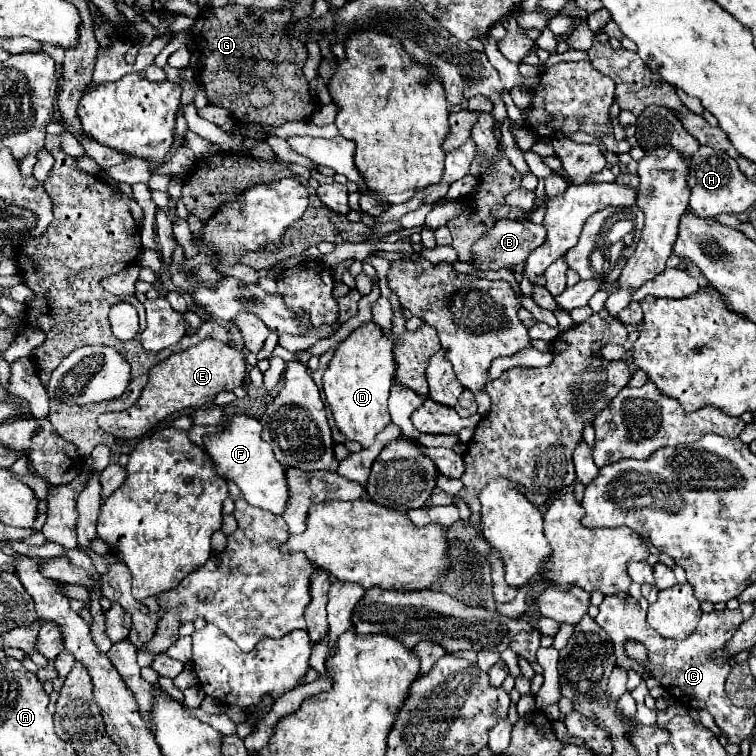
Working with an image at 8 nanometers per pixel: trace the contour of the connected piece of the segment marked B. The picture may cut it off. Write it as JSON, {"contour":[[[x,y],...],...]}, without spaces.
{"contour":[[[498,219],[492,229],[488,229],[476,243],[474,243],[474,259],[472,267],[476,271],[500,271],[510,269],[518,263],[524,263],[528,255],[542,245],[546,239],[546,229],[532,221],[512,221],[512,219]]]}

